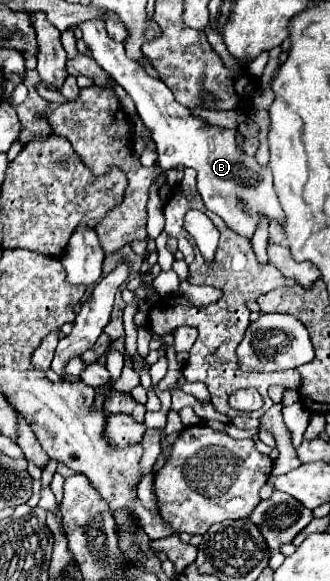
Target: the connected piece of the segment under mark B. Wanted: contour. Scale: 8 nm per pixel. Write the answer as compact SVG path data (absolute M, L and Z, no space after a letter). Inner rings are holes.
M89 19L85 23L79 23L77 29L83 35L85 45L91 49L91 57L129 93L129 97L135 101L137 113L143 119L143 123L151 129L153 139L159 149L159 167L163 173L169 169L175 169L179 165L191 167L197 171L197 191L203 197L207 209L215 211L223 221L239 235L253 237L259 215L265 213L269 219L277 219L283 223L283 209L279 205L279 199L273 189L273 177L269 167L261 167L255 163L255 159L243 155L235 145L235 129L223 129L213 127L205 123L203 119L197 119L189 113L187 107L175 101L169 87L157 79L151 77L139 63L131 61L125 55L123 43L117 43L109 39L105 31L105 23L101 19ZM237 201L243 201L249 207L249 213L241 211L237 207Z

